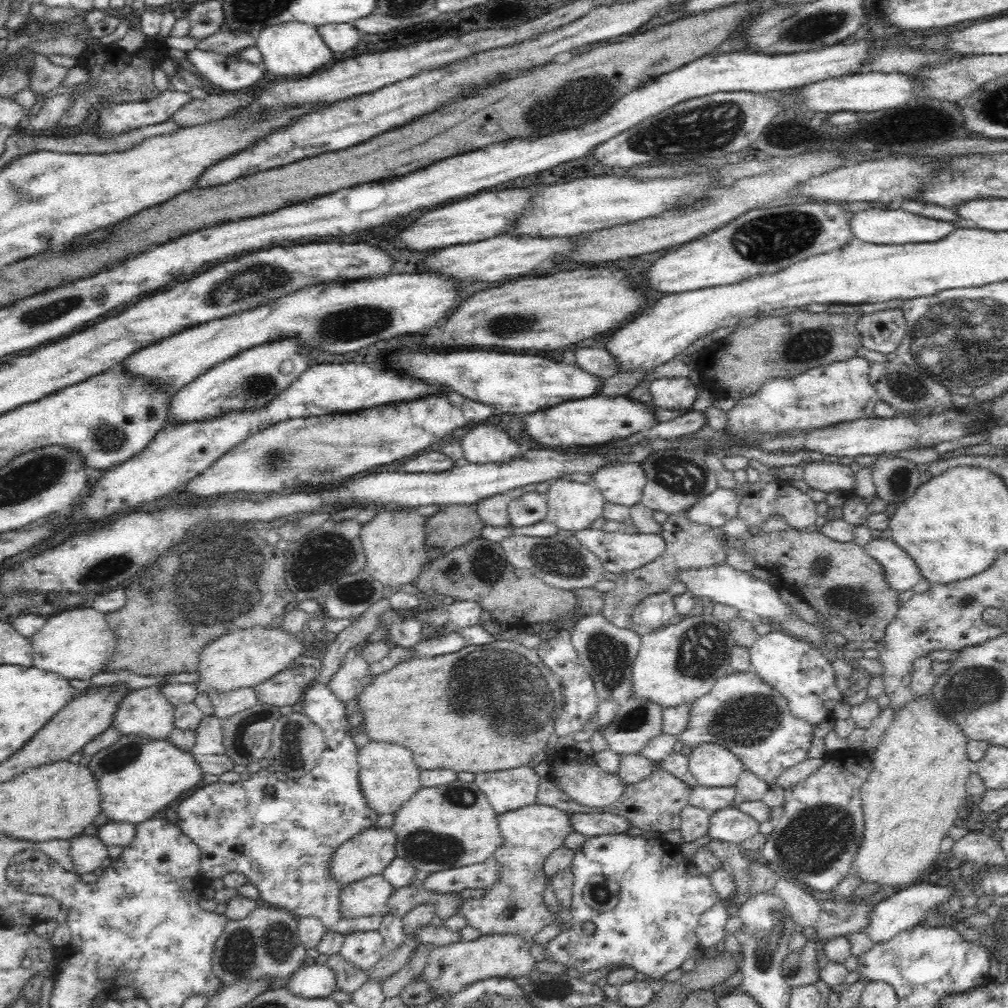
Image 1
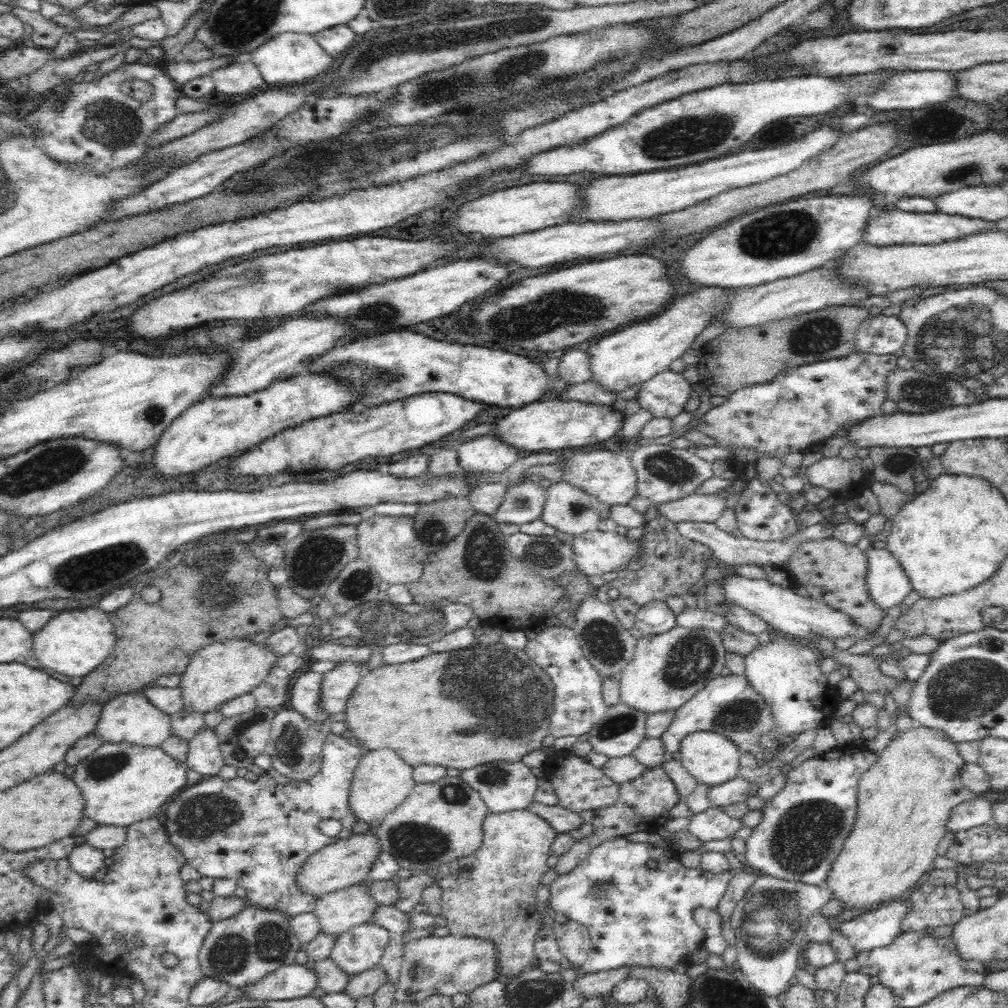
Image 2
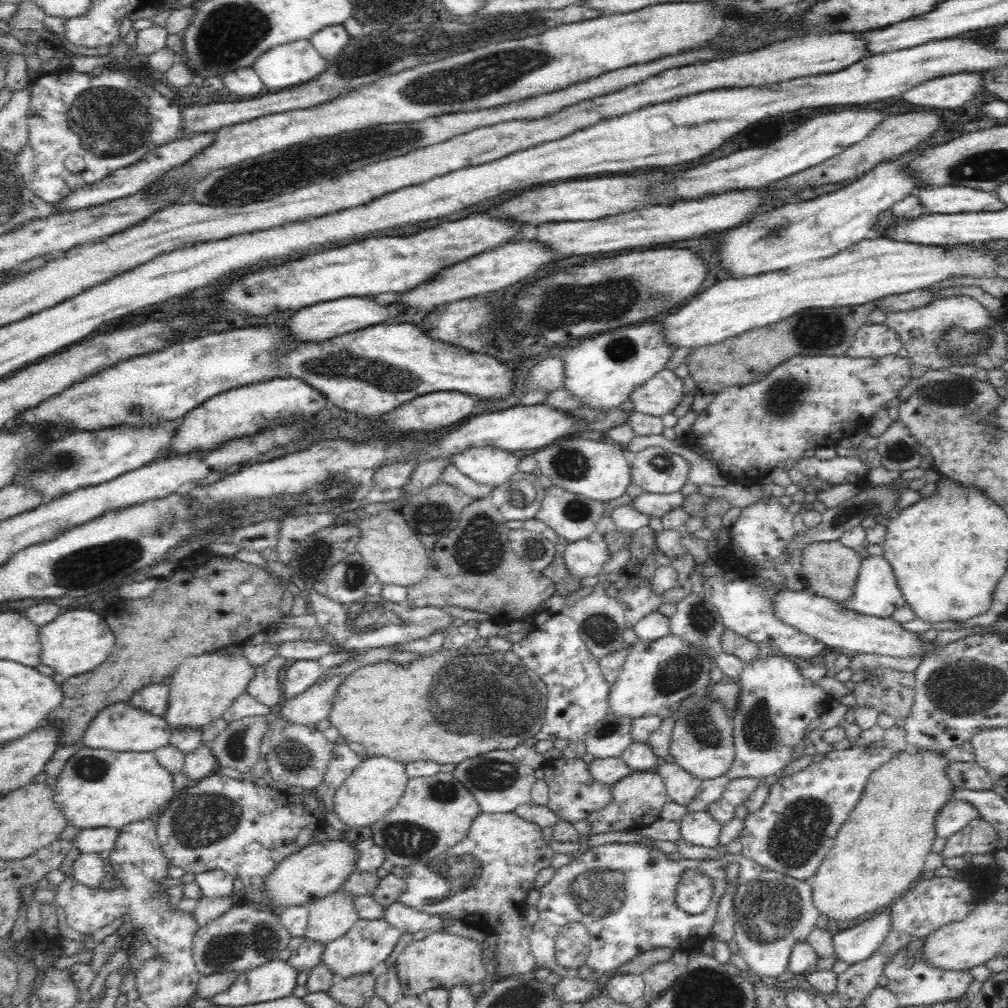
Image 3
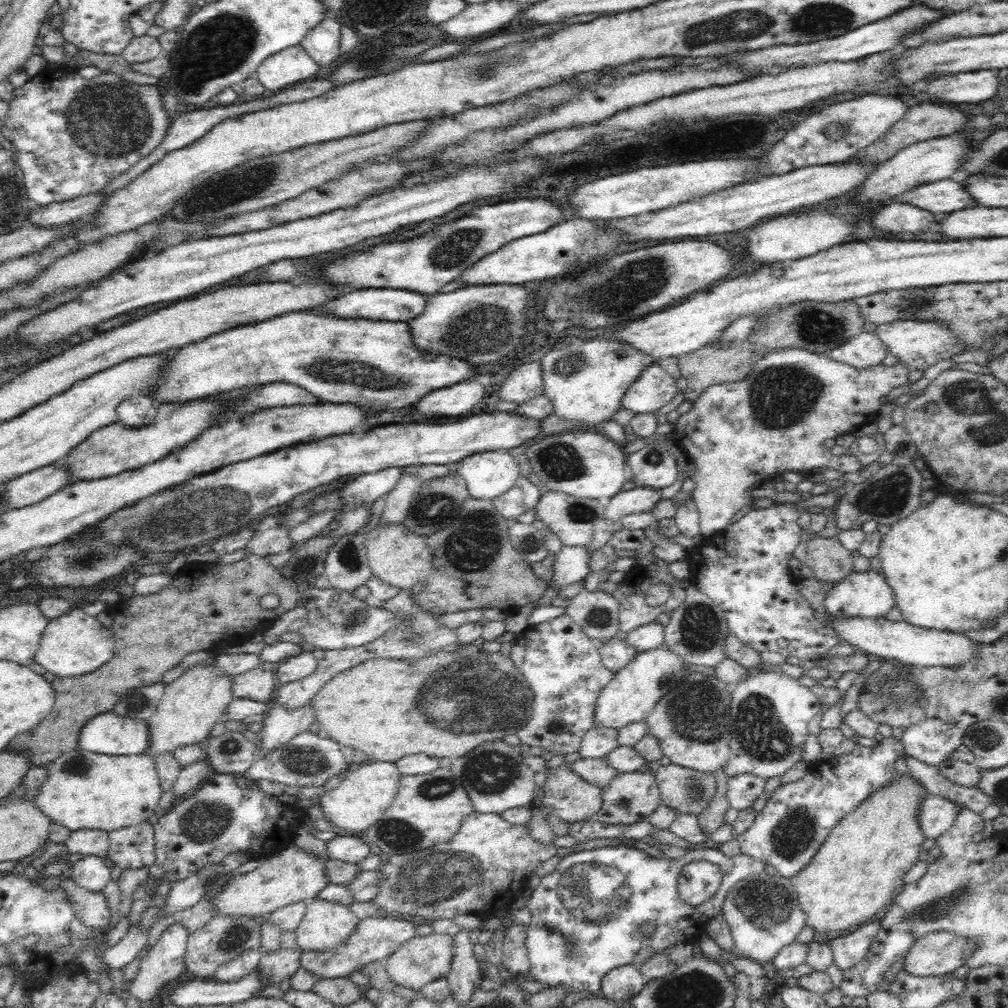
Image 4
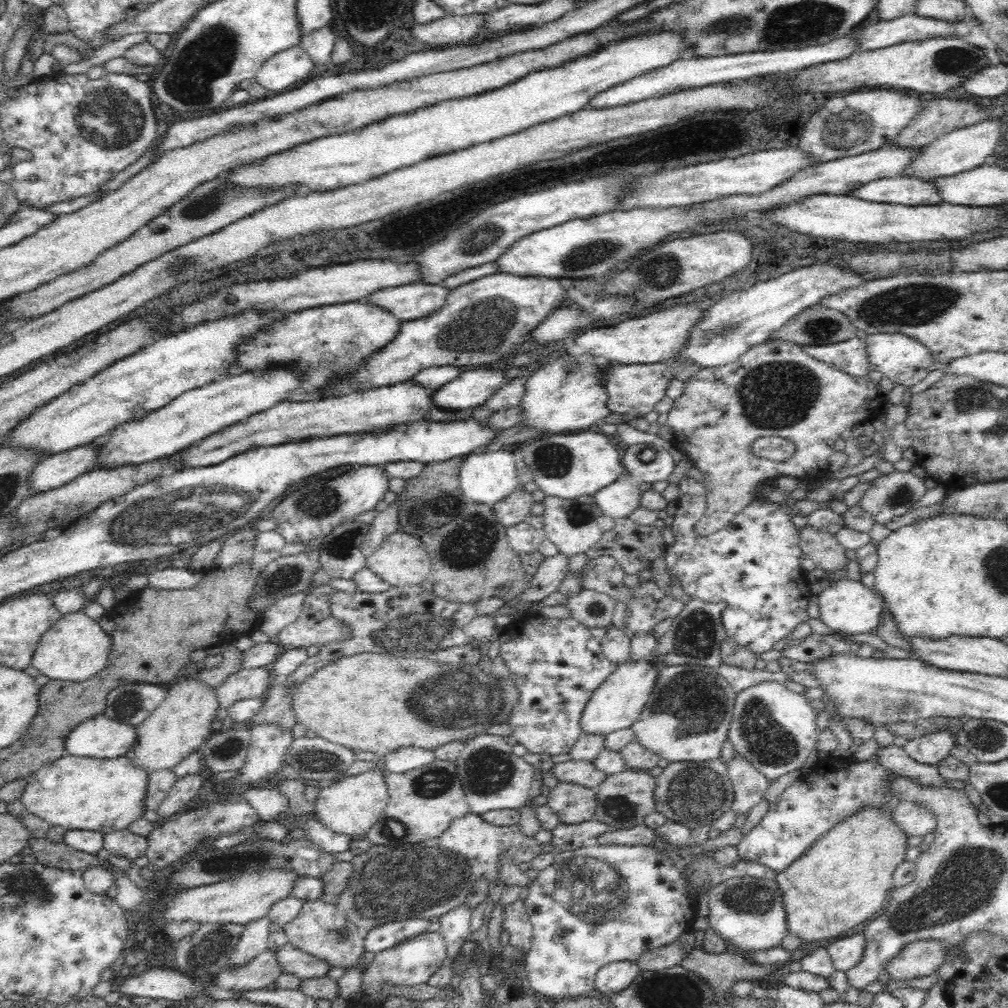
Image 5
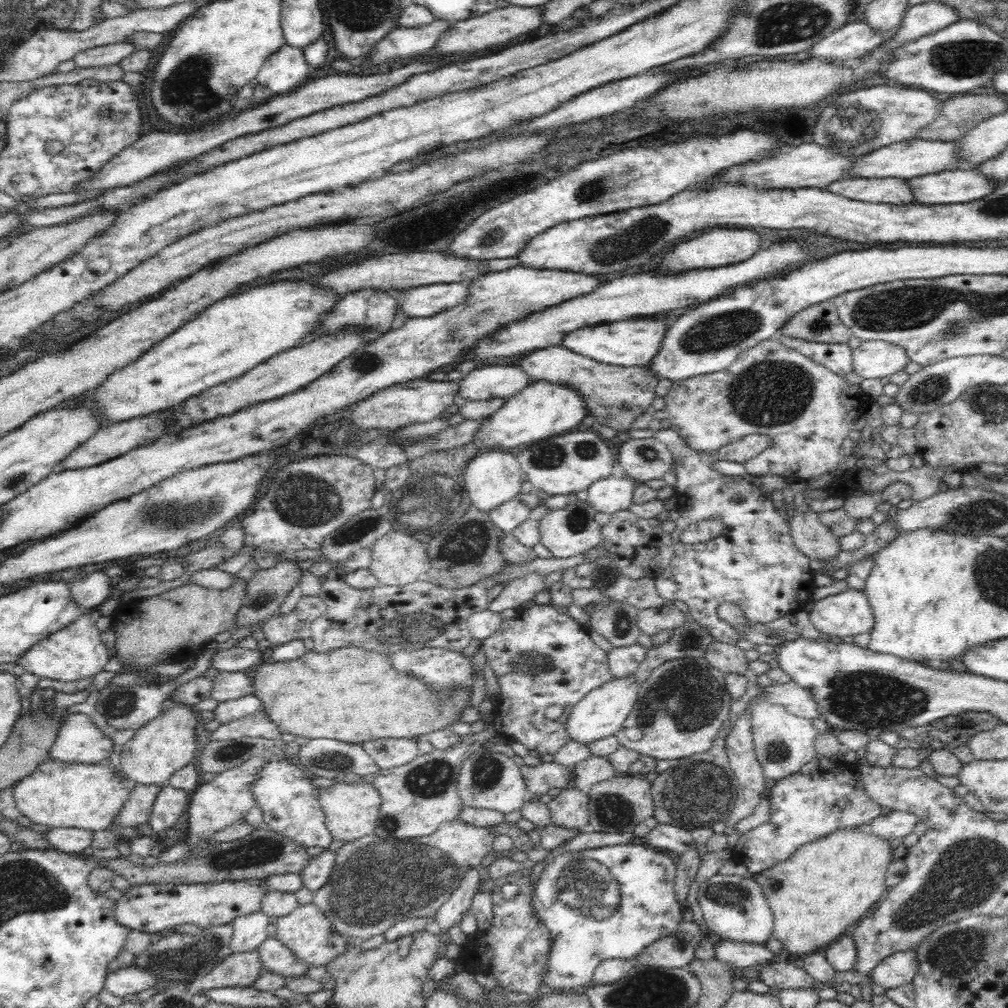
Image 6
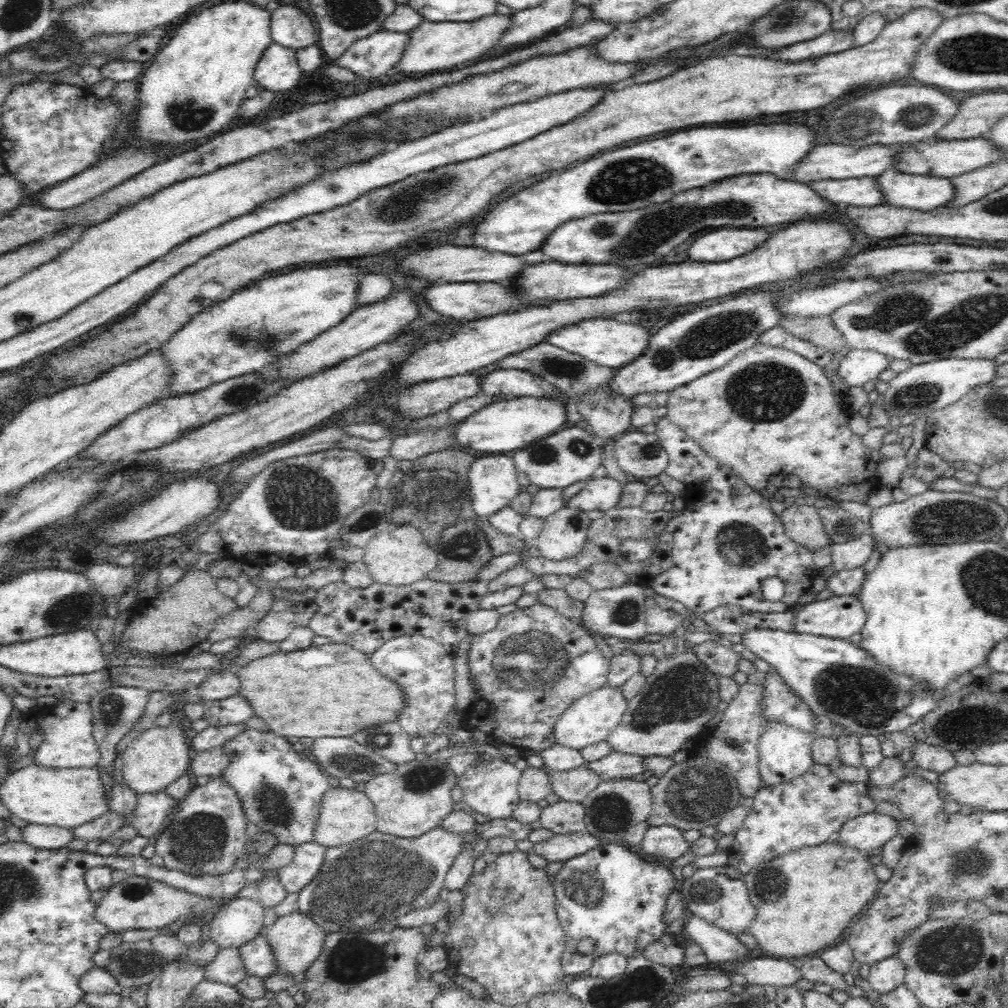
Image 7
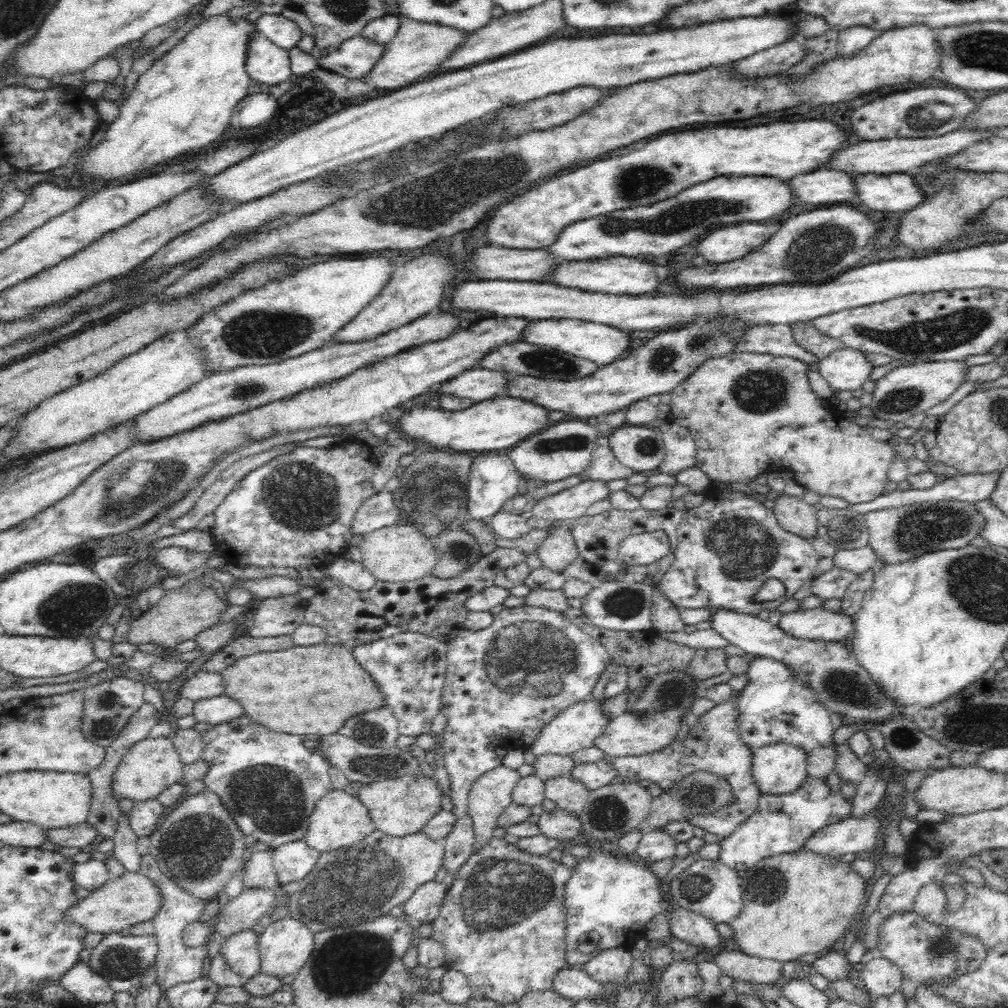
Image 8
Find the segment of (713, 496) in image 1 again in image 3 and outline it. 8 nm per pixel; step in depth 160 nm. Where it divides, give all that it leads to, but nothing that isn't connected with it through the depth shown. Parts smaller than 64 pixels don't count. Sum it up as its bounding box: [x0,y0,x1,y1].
[630,491,684,519]

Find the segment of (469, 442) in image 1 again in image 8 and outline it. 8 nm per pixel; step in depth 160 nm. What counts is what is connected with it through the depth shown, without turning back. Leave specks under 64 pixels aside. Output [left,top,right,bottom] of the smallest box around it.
[467,454,521,521]

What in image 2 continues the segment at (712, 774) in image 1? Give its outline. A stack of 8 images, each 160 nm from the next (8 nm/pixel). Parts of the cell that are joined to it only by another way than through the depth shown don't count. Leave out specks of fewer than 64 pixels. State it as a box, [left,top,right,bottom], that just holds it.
[678,731,741,786]

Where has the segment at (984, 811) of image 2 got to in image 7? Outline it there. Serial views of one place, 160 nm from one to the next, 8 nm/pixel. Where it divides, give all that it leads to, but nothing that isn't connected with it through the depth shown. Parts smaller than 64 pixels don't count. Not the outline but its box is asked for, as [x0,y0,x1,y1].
[829,811,898,854]

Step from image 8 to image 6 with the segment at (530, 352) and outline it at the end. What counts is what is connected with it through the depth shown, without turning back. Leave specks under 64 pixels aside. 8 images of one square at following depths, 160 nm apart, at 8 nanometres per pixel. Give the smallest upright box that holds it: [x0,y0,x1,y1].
[518,344,659,432]

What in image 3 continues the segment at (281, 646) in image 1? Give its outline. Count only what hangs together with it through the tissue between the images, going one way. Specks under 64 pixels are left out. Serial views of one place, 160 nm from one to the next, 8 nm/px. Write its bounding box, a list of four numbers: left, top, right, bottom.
[162,651,255,734]

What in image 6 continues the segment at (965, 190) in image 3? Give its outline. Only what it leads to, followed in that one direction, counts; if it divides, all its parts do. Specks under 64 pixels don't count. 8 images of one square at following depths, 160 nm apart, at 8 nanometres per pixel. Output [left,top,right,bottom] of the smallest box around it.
[825,176,912,204]

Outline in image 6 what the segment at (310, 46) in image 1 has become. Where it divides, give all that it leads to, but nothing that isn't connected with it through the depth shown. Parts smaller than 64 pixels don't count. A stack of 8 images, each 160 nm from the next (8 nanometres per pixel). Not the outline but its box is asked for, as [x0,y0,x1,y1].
[254,44,310,94]

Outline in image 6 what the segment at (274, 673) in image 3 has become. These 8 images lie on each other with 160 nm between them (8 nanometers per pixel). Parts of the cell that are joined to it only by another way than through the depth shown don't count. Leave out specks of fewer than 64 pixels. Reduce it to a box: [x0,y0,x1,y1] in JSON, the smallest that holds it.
[210,670,254,703]

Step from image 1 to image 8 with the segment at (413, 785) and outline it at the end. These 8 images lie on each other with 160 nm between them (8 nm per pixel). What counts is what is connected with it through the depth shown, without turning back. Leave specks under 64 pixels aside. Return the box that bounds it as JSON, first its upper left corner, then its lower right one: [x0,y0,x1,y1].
[303,789,374,853]

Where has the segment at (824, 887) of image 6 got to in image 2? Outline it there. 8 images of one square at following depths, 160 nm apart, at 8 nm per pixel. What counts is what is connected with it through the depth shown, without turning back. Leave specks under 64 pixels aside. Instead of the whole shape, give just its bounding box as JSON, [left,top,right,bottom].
[823,725,979,909]

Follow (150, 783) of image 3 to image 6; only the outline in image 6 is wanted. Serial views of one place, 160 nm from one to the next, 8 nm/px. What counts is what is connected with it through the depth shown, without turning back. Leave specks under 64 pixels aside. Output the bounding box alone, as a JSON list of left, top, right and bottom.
[12,758,136,830]

